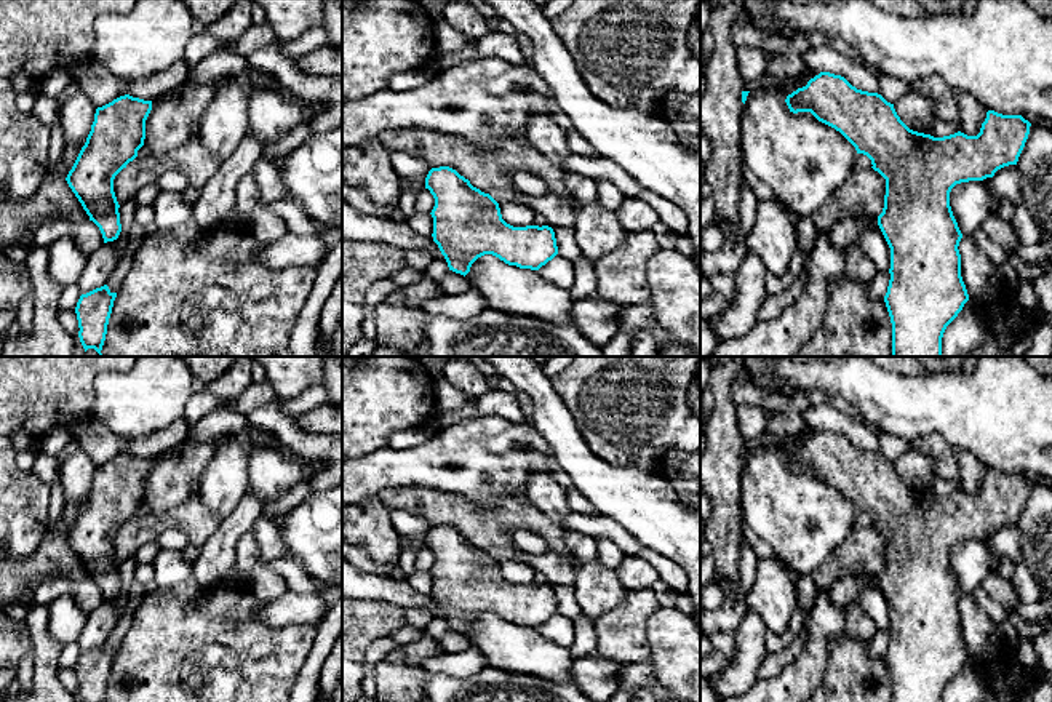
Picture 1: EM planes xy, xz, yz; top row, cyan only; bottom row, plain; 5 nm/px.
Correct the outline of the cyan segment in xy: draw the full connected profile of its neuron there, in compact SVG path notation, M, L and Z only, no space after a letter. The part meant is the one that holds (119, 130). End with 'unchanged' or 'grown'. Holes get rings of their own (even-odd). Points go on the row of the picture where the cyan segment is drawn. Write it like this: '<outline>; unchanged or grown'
M130 94L98 107L86 142L66 177L69 187L90 216L90 221L99 227L104 243L117 240L122 232L120 205L114 192L114 179L137 157L137 150L144 146L145 120L150 110L152 101L144 101Z; unchanged

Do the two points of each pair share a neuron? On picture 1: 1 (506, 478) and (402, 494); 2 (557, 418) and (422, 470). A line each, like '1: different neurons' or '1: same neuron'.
1: different neurons
2: different neurons

